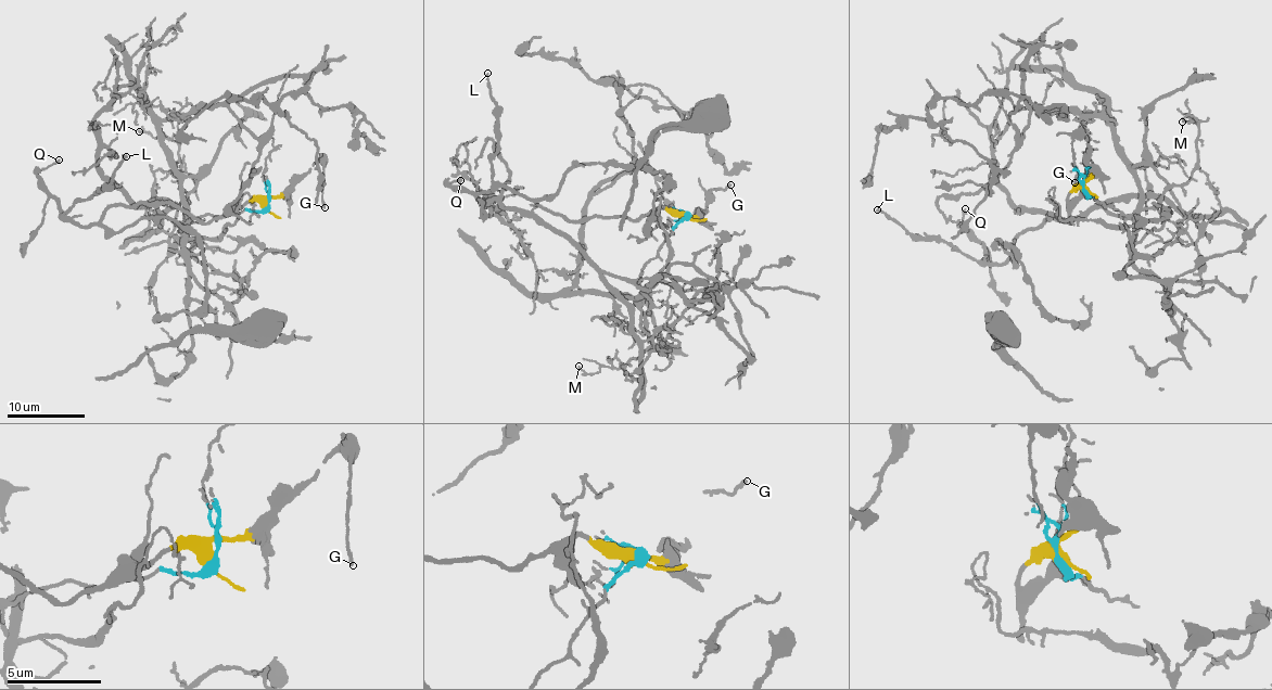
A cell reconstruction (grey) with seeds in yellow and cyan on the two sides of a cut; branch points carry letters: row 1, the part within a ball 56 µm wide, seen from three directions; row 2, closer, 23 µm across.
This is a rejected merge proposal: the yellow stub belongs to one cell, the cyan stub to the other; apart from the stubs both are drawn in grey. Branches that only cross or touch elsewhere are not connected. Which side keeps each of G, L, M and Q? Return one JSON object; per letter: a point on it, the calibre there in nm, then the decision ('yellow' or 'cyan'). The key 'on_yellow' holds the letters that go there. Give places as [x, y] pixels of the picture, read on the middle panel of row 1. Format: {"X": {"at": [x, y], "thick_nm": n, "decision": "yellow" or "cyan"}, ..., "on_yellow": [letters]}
{"G": {"at": [730, 184], "thick_nm": 170, "decision": "yellow"}, "L": {"at": [487, 73], "thick_nm": 240, "decision": "yellow"}, "M": {"at": [579, 366], "thick_nm": 110, "decision": "cyan"}, "Q": {"at": [460, 180], "thick_nm": 140, "decision": "yellow"}, "on_yellow": ["G", "L", "Q"]}

